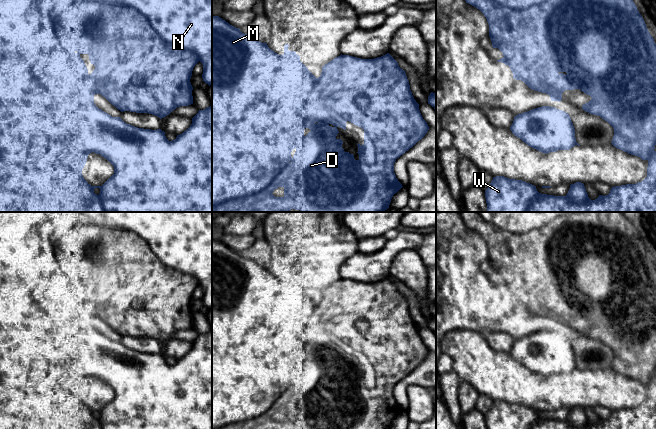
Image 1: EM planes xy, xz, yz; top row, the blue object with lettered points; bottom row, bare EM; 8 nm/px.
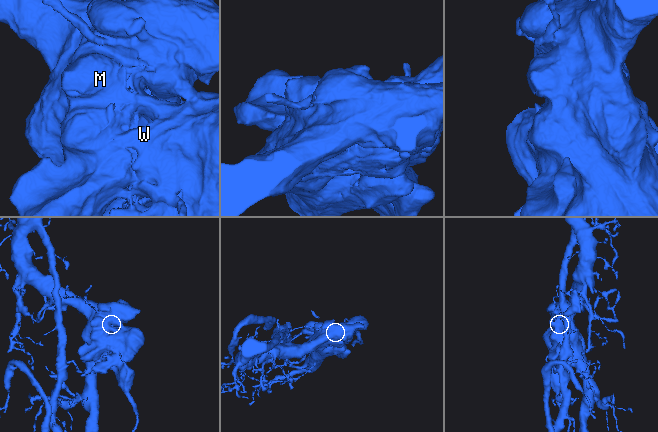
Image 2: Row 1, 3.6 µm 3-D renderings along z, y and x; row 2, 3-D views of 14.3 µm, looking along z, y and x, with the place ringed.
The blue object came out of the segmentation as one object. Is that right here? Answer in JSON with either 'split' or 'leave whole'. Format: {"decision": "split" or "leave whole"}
{"decision": "split"}

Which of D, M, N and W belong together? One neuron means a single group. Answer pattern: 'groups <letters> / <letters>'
groups D / M N W

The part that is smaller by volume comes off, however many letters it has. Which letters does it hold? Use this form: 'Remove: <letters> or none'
Remove: D

